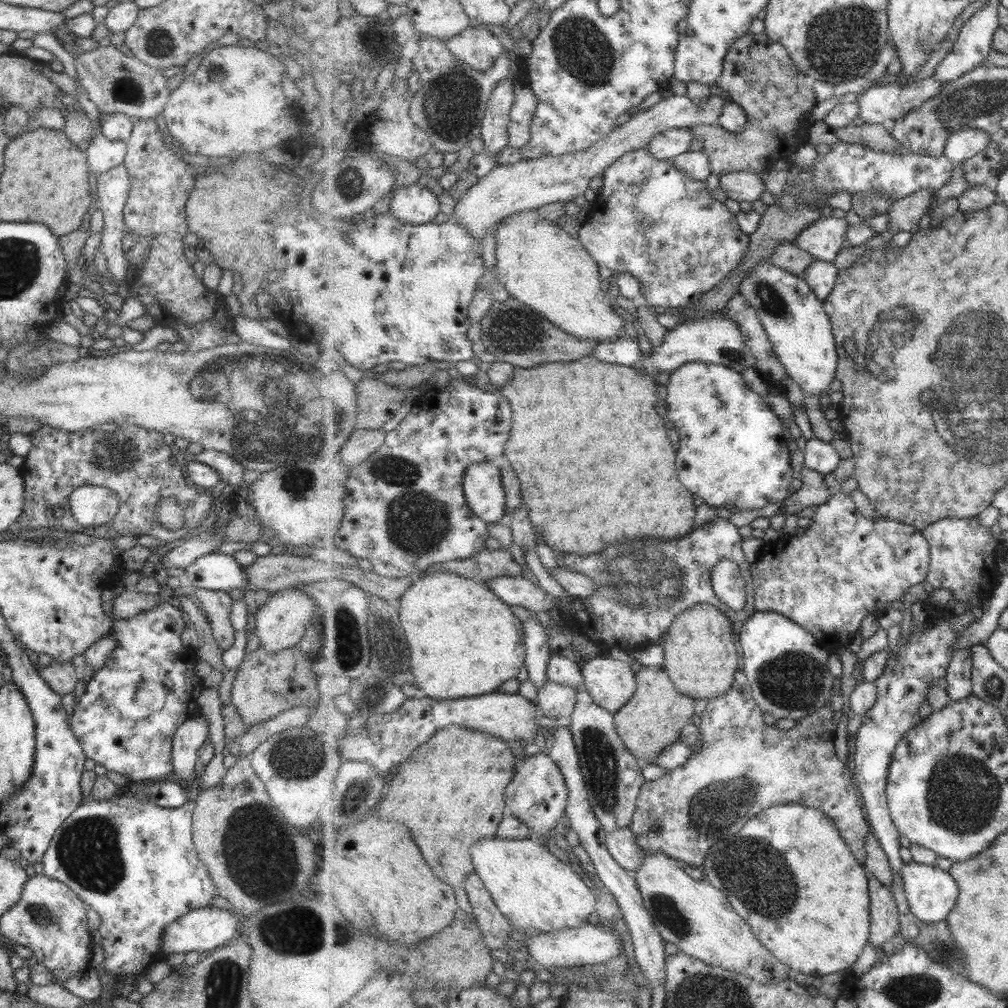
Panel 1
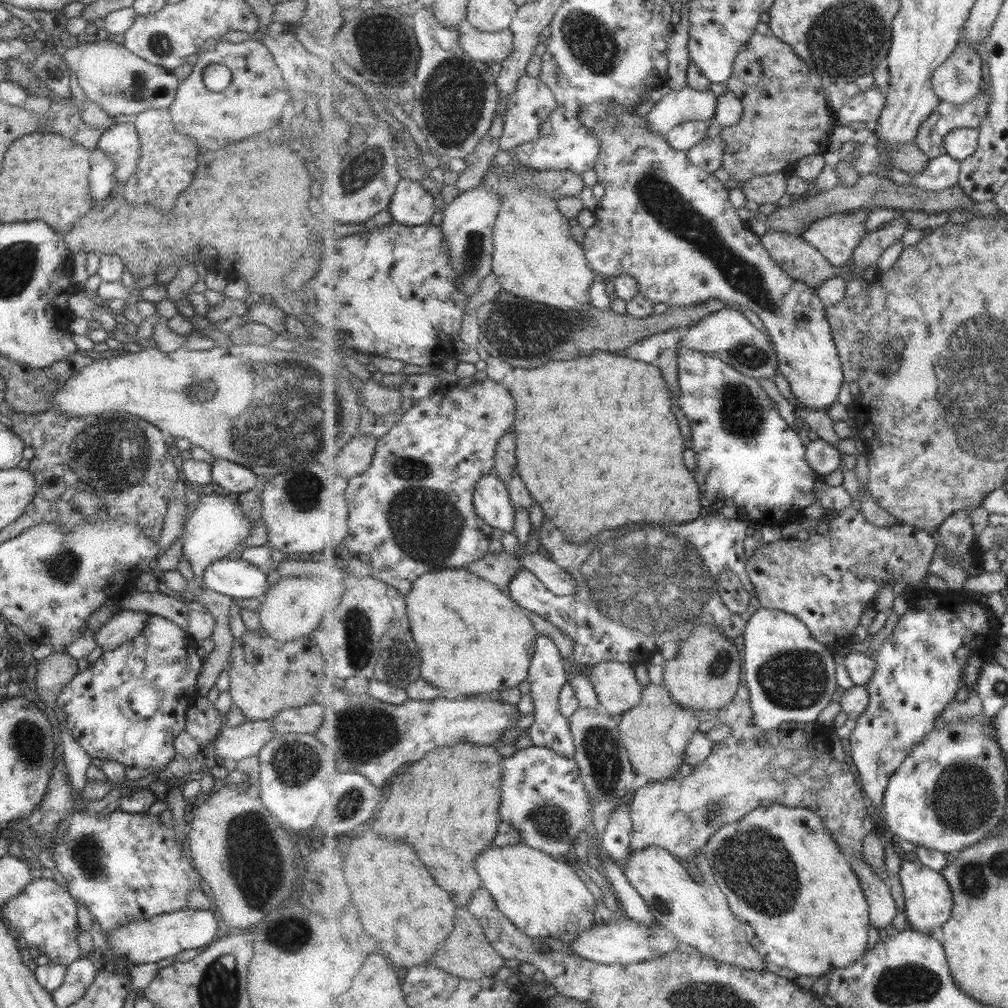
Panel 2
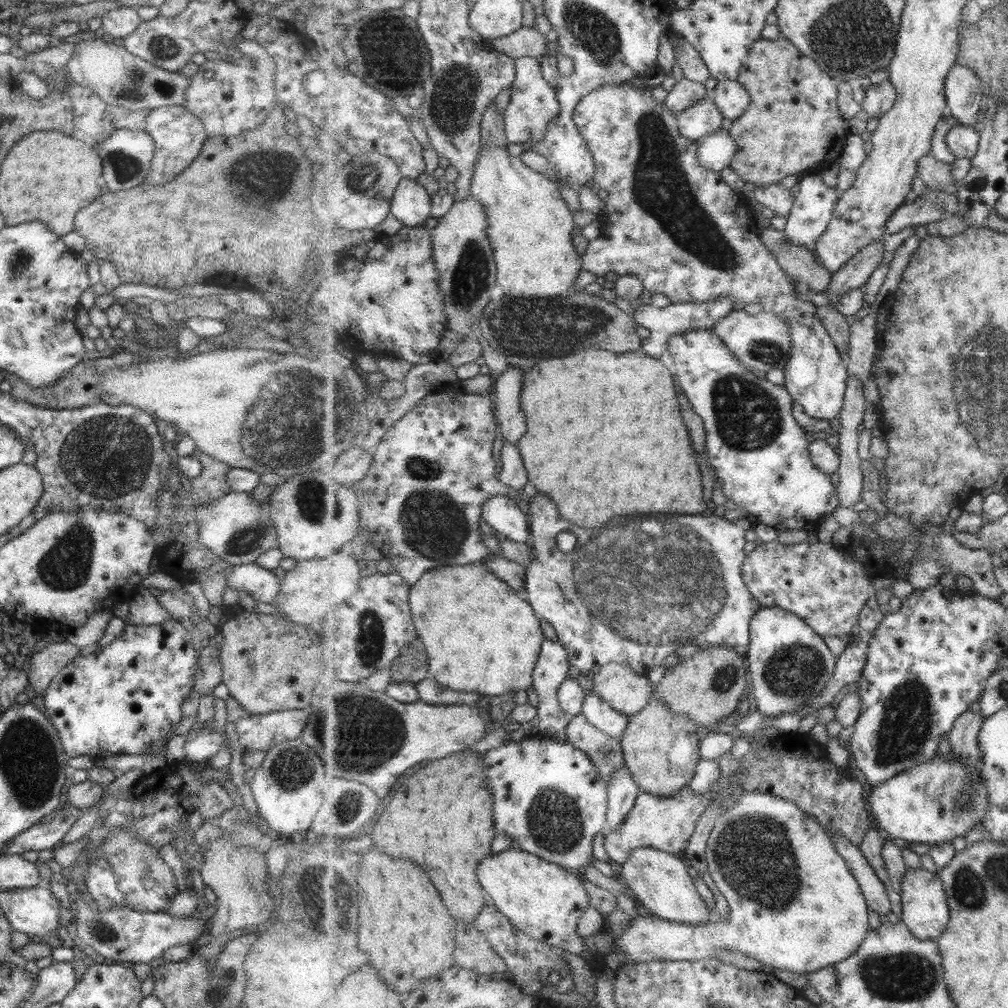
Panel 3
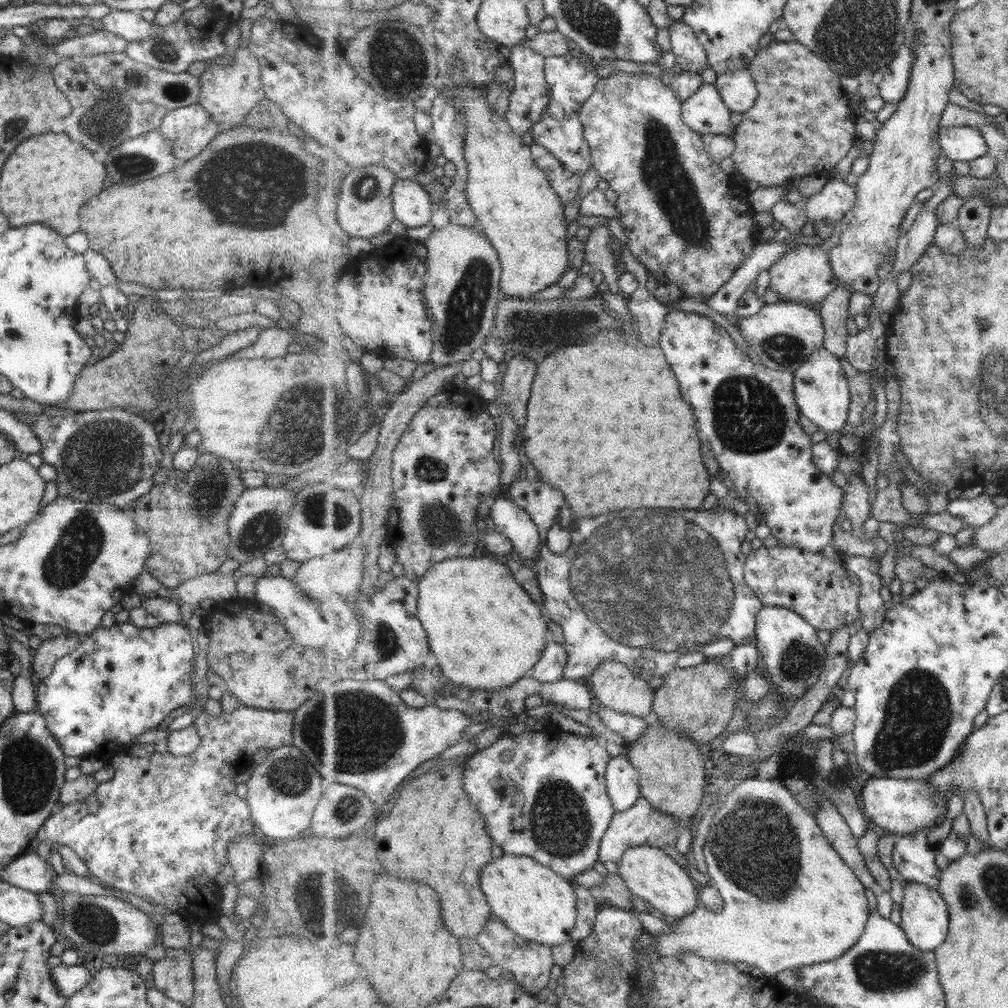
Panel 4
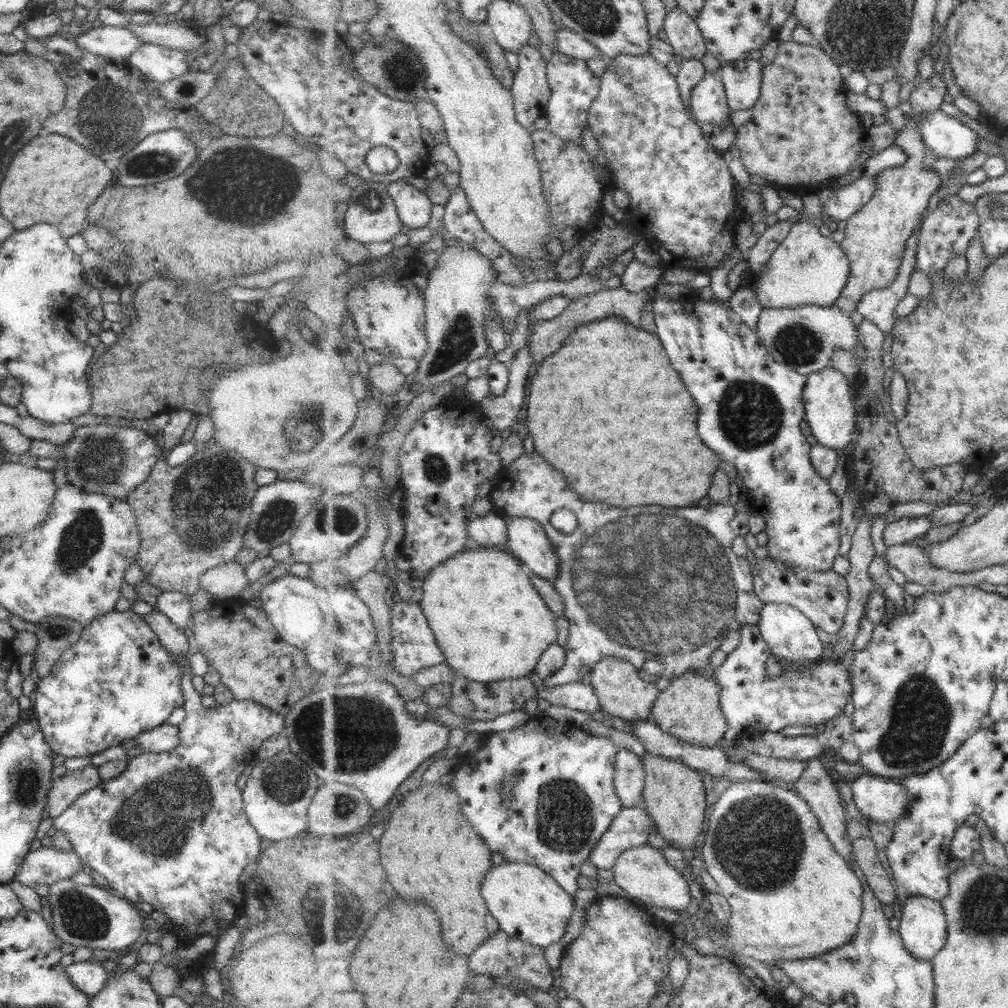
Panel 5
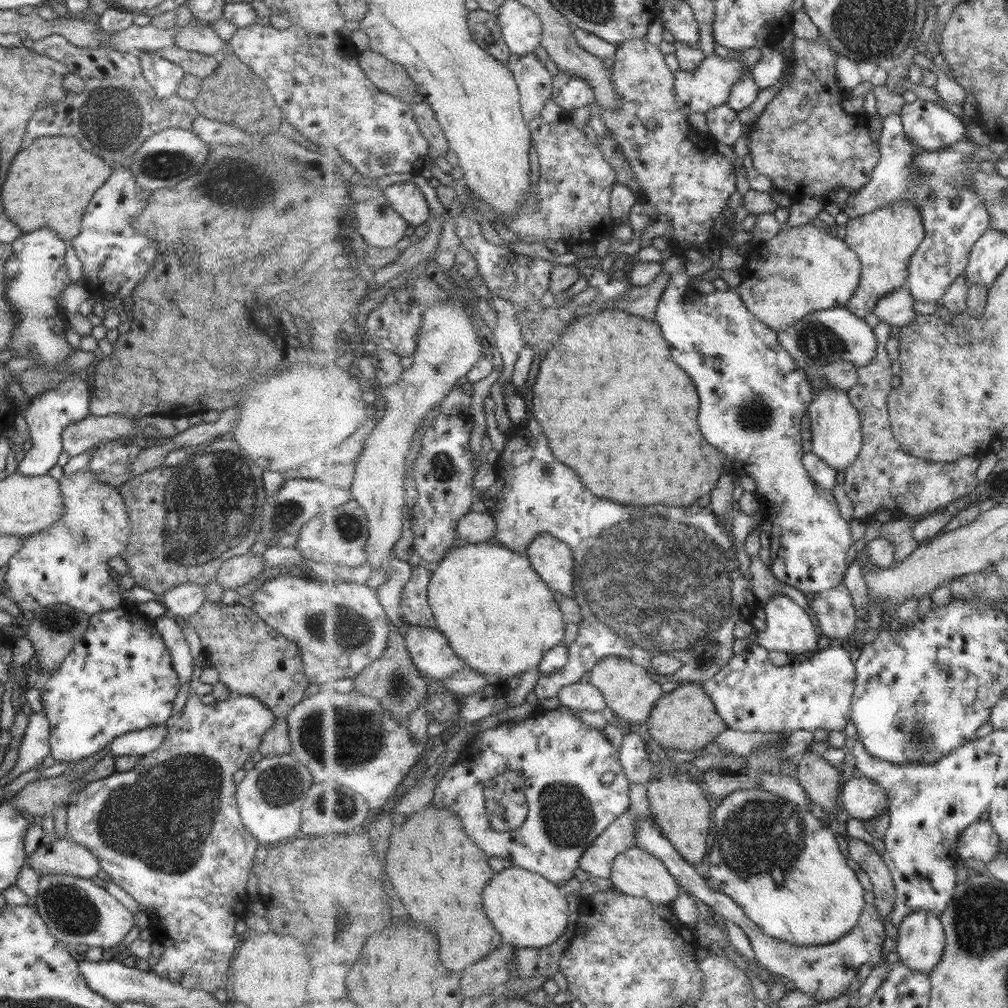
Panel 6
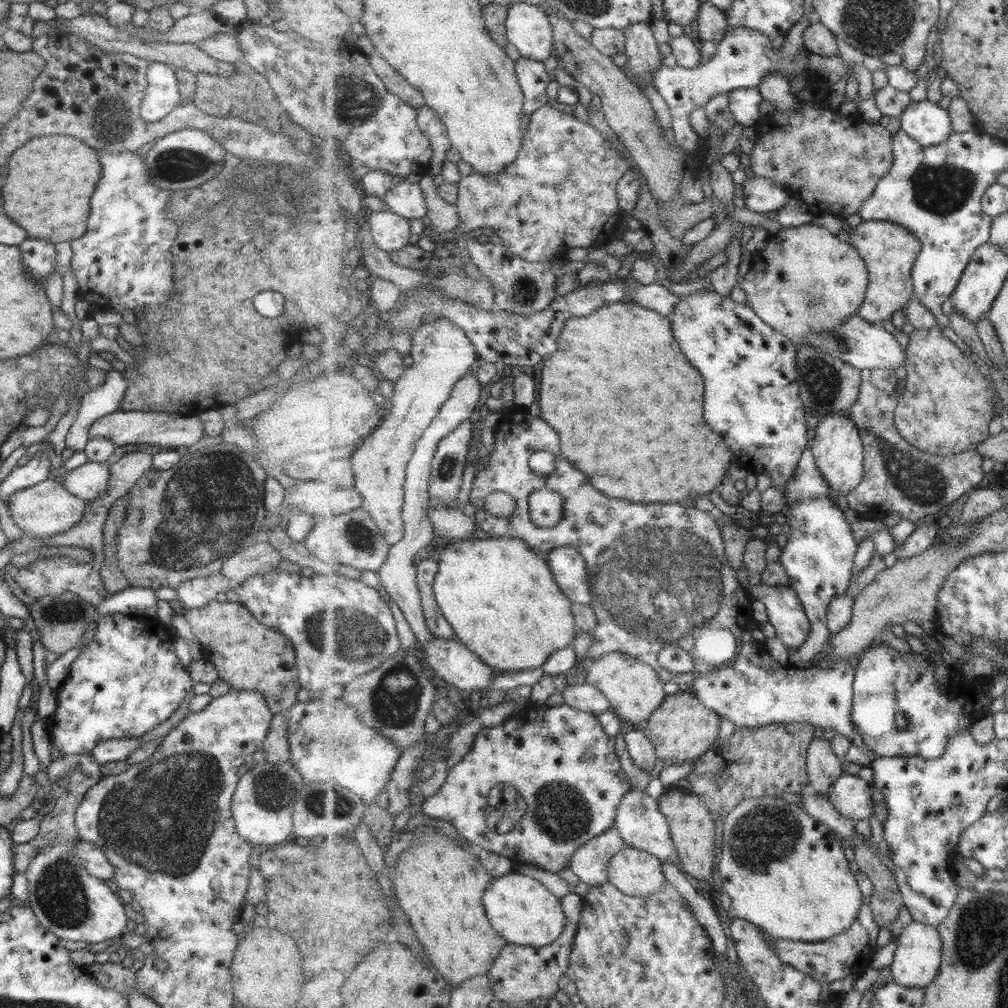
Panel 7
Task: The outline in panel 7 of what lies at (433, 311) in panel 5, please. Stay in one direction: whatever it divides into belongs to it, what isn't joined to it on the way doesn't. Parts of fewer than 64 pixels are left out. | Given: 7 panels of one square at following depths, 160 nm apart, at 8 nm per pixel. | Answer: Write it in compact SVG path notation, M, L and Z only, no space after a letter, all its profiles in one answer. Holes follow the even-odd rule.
M440 317L434 322L421 324L412 336L411 342L413 343L411 357L414 363L410 367L406 367L402 376L395 381L394 395L391 398L392 411L385 415L384 421L373 433L361 441L357 450L350 451L356 480L355 488L363 497L362 506L371 513L379 530L383 533L386 543L391 545L401 542L406 535L406 526L403 520L406 472L419 439L422 438L423 433L430 427L433 420L438 417L442 406L450 399L454 386L466 376L467 372L471 370L471 366L479 358L478 352L466 332L458 324L444 317Z

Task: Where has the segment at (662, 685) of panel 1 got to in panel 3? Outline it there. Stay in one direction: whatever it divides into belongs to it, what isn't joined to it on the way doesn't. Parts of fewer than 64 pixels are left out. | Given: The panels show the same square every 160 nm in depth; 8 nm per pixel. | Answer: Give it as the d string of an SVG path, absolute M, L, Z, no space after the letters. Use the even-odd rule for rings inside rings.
M661 699L650 700L642 711L628 715L629 724L621 739L627 768L641 791L655 796L675 796L685 790L701 757L702 731L689 717L676 713Z

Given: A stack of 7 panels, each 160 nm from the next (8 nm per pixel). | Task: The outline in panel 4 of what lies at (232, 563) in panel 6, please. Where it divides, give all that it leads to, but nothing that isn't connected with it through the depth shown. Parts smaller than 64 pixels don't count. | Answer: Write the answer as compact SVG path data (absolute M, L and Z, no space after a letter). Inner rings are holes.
M215 572L183 581L179 586L165 590L161 593L163 598L174 603L189 604L195 607L201 600L220 601L236 597L236 580L233 576L227 578Z

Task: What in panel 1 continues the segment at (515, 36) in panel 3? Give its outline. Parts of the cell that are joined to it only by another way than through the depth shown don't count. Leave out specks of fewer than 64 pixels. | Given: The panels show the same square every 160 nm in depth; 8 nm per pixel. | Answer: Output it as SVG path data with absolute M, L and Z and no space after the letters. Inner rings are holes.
M469 26L444 43L461 62L486 73L492 72L496 60L507 51L491 30L481 27Z

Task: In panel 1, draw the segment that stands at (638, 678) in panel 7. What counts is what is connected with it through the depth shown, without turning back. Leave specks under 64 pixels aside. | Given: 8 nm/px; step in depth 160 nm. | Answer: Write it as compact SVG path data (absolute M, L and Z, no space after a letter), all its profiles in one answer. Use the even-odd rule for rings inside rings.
M597 656L582 661L585 688L610 713L621 710L632 699L638 687L636 673L627 662Z

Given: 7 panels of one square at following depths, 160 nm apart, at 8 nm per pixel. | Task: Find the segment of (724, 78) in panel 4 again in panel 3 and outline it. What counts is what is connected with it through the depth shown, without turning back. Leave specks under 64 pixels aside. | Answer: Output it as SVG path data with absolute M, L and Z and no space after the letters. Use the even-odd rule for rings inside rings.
M723 80L718 82L713 99L723 116L734 121L750 107L751 93L739 80Z

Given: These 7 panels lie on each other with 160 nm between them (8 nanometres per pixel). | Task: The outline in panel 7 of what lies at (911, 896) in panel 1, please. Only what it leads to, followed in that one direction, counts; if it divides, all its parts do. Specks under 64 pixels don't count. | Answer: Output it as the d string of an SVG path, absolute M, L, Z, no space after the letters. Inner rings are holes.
M912 920L902 927L897 948L891 963L894 980L907 988L919 987L924 990L939 974L942 967L943 941L938 927Z

